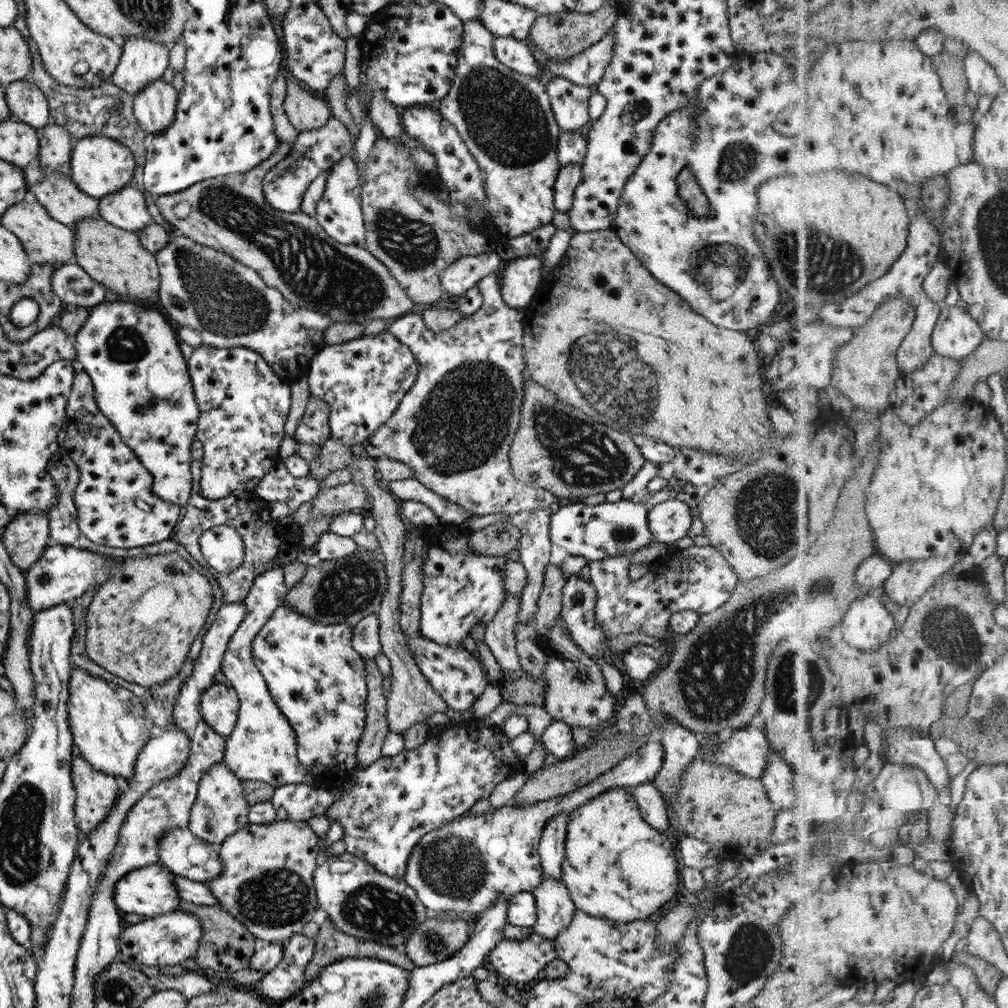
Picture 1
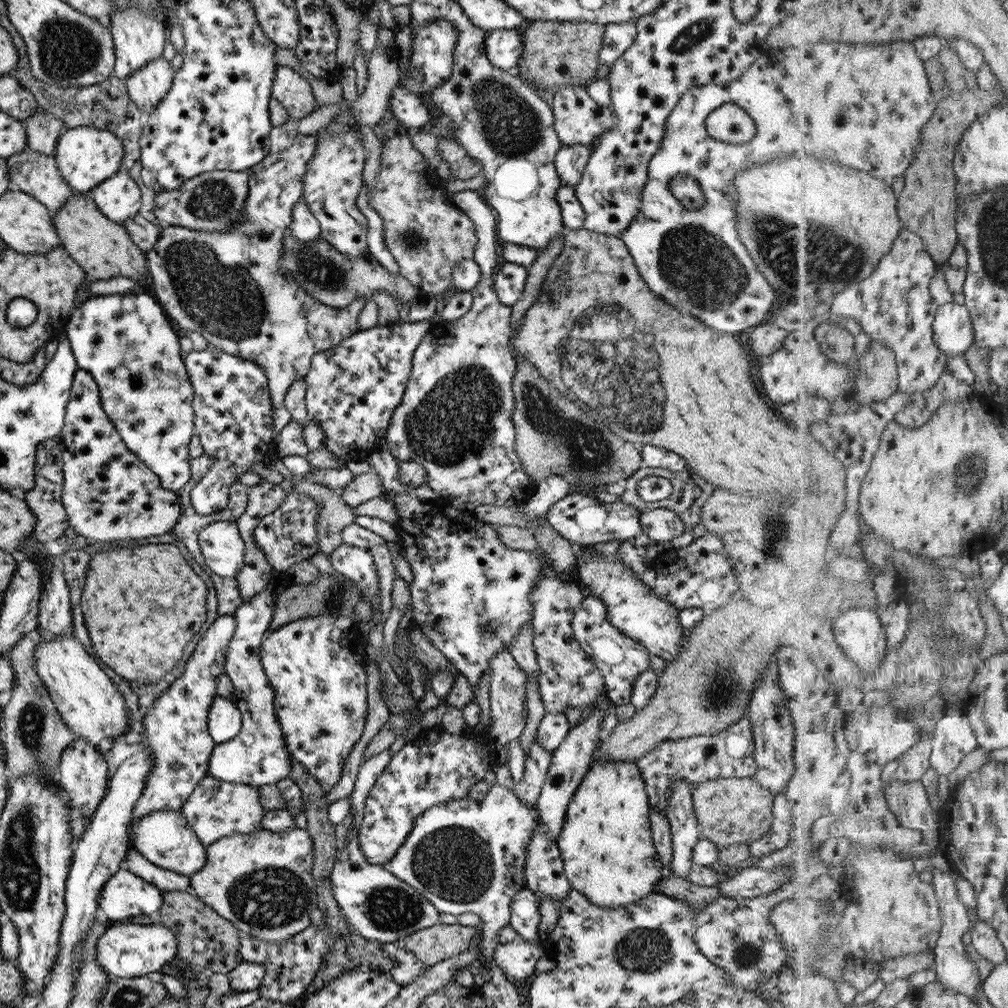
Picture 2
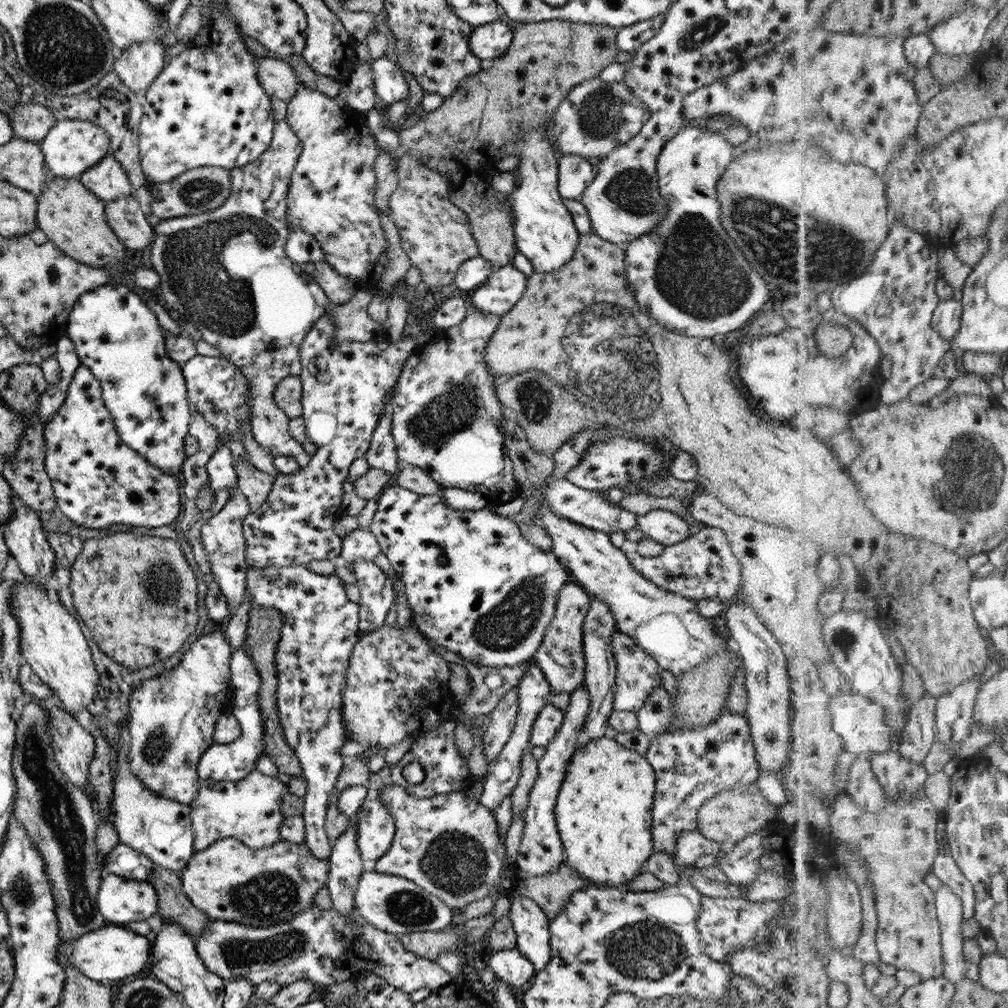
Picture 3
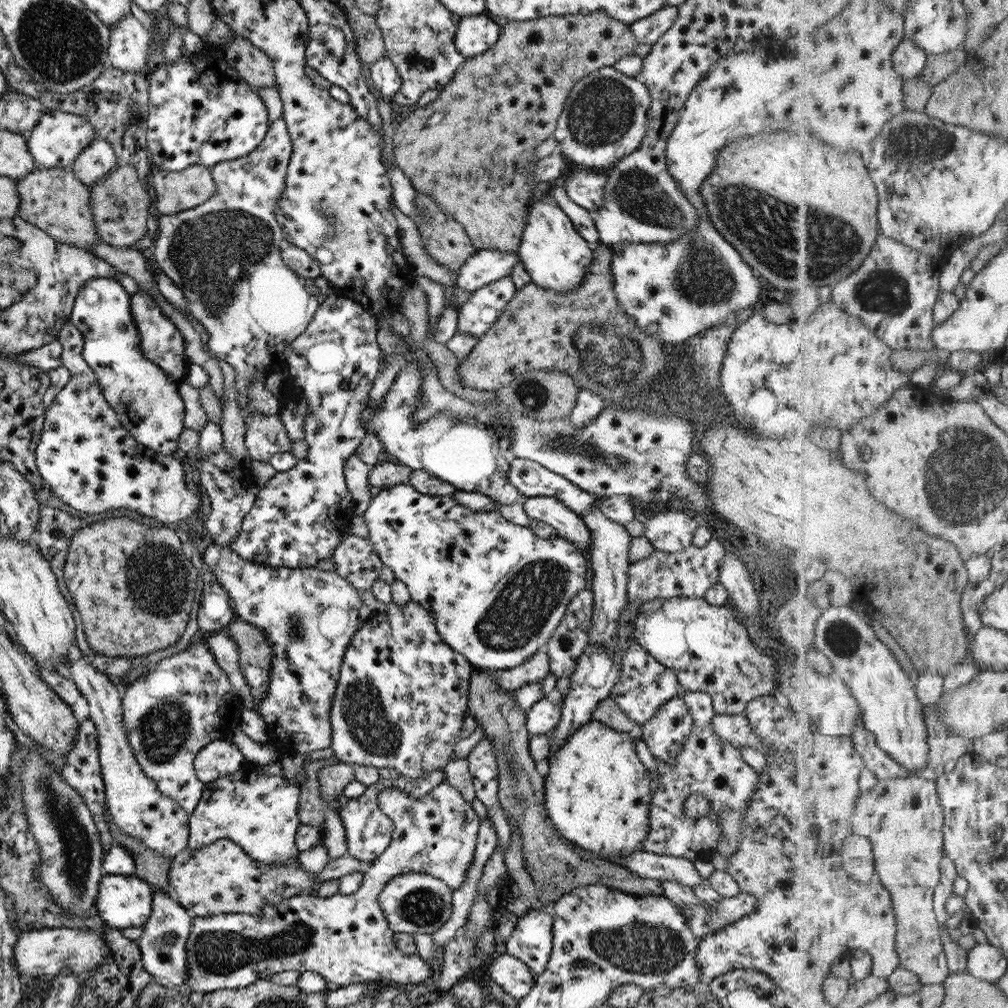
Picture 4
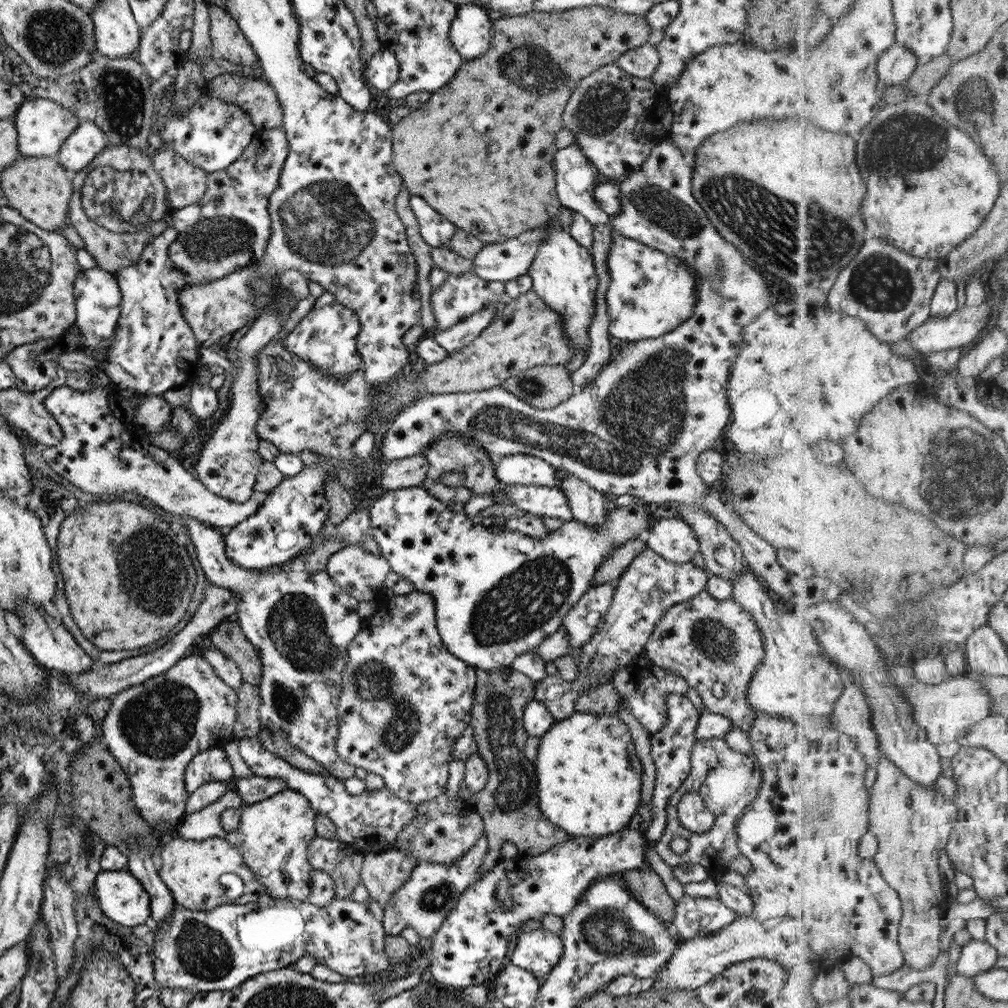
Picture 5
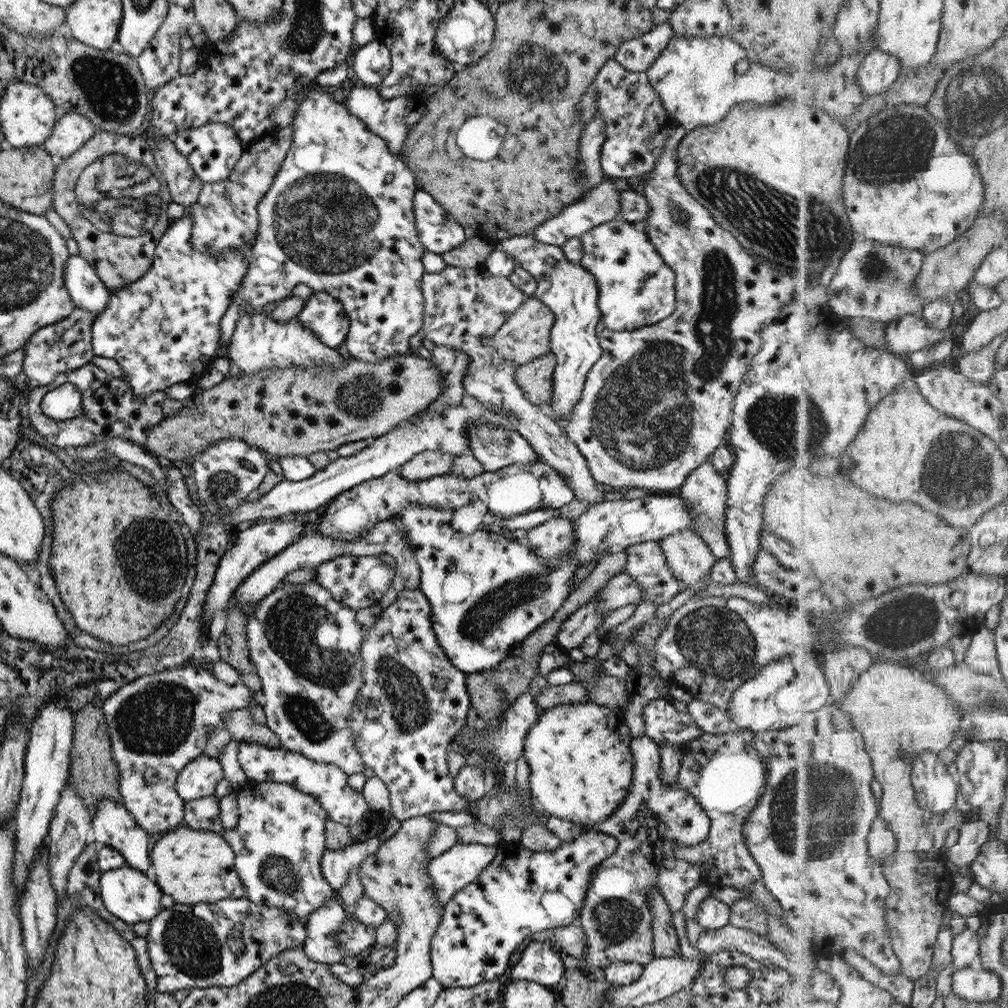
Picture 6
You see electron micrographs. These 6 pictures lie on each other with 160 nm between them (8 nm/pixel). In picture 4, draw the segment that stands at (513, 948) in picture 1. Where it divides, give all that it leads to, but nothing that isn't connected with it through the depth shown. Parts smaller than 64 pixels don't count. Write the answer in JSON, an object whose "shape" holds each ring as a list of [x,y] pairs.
{"shape":[[[506,952],[492,956],[485,972],[491,981],[517,1001],[529,993],[535,978],[525,964],[517,958],[513,959],[513,956],[507,955]]]}

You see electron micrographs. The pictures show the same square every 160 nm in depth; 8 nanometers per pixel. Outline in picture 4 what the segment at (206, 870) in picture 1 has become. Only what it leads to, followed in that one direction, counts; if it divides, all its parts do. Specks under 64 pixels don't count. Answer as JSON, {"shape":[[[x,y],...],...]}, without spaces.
{"shape":[[[76,651],[66,656],[64,666],[88,704],[88,718],[92,720],[97,734],[98,761],[104,784],[106,810],[112,821],[126,835],[141,840],[154,853],[171,859],[174,854],[187,847],[189,813],[174,800],[161,794],[155,783],[137,766],[127,744],[122,723],[120,702],[123,689],[112,684],[104,674],[97,672],[97,669]]]}

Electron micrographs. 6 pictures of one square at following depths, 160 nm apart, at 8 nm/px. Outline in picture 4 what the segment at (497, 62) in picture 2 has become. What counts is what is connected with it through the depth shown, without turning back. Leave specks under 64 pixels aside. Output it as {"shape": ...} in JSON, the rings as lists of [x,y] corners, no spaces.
{"shape":[[[488,15],[460,16],[453,38],[455,49],[465,58],[480,55],[497,42],[499,30],[500,26]]]}

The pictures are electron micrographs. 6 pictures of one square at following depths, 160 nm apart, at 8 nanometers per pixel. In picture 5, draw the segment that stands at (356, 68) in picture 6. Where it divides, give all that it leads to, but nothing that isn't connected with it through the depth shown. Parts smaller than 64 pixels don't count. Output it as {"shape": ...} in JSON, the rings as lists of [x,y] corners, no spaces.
{"shape":[[[377,50],[366,60],[362,74],[369,88],[381,96],[397,80],[397,59],[392,52]]]}

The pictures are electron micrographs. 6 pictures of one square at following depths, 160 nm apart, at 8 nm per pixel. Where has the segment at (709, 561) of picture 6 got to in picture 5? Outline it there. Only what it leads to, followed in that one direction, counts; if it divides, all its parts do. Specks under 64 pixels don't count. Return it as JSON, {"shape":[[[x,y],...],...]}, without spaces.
{"shape":[[[678,517],[654,522],[642,539],[645,546],[673,564],[690,562],[700,551],[691,527]]]}

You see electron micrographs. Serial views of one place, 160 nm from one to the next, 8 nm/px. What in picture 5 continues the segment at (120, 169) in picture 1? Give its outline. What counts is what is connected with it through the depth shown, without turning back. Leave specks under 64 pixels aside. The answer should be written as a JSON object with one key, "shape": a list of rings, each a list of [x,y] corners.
{"shape":[[[25,96],[15,112],[15,118],[11,120],[17,133],[17,150],[23,156],[55,158],[63,139],[69,136],[79,121],[77,115],[73,115],[51,100]]]}

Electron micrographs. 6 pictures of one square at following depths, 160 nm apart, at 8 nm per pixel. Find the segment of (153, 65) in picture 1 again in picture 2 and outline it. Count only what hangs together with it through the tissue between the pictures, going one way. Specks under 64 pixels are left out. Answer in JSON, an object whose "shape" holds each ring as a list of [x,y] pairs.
{"shape":[[[117,8],[113,16],[109,16],[109,28],[113,40],[115,78],[126,79],[132,75],[141,65],[148,63],[162,55],[164,44],[167,43],[167,29],[161,22],[155,20],[155,16],[143,14],[135,8]]]}

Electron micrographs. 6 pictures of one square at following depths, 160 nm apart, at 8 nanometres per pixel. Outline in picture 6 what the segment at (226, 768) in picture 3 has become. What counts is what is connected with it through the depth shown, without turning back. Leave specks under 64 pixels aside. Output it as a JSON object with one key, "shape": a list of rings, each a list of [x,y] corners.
{"shape":[[[201,754],[181,769],[175,788],[185,801],[214,798],[215,786],[221,778],[223,771],[219,761]]]}

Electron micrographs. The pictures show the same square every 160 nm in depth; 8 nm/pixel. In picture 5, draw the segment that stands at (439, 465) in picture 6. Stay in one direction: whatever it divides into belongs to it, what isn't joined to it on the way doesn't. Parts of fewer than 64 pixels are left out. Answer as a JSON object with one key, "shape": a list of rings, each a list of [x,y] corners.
{"shape":[[[421,455],[391,461],[380,472],[379,486],[385,491],[420,487],[427,472],[427,460]]]}

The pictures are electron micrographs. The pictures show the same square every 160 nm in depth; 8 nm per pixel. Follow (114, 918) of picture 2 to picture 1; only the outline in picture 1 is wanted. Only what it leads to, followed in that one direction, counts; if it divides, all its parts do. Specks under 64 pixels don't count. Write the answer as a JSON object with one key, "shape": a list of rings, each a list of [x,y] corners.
{"shape":[[[158,861],[149,866],[126,872],[115,881],[113,902],[121,914],[142,914],[147,918],[175,911],[179,898],[172,884],[172,876],[172,872]]]}

